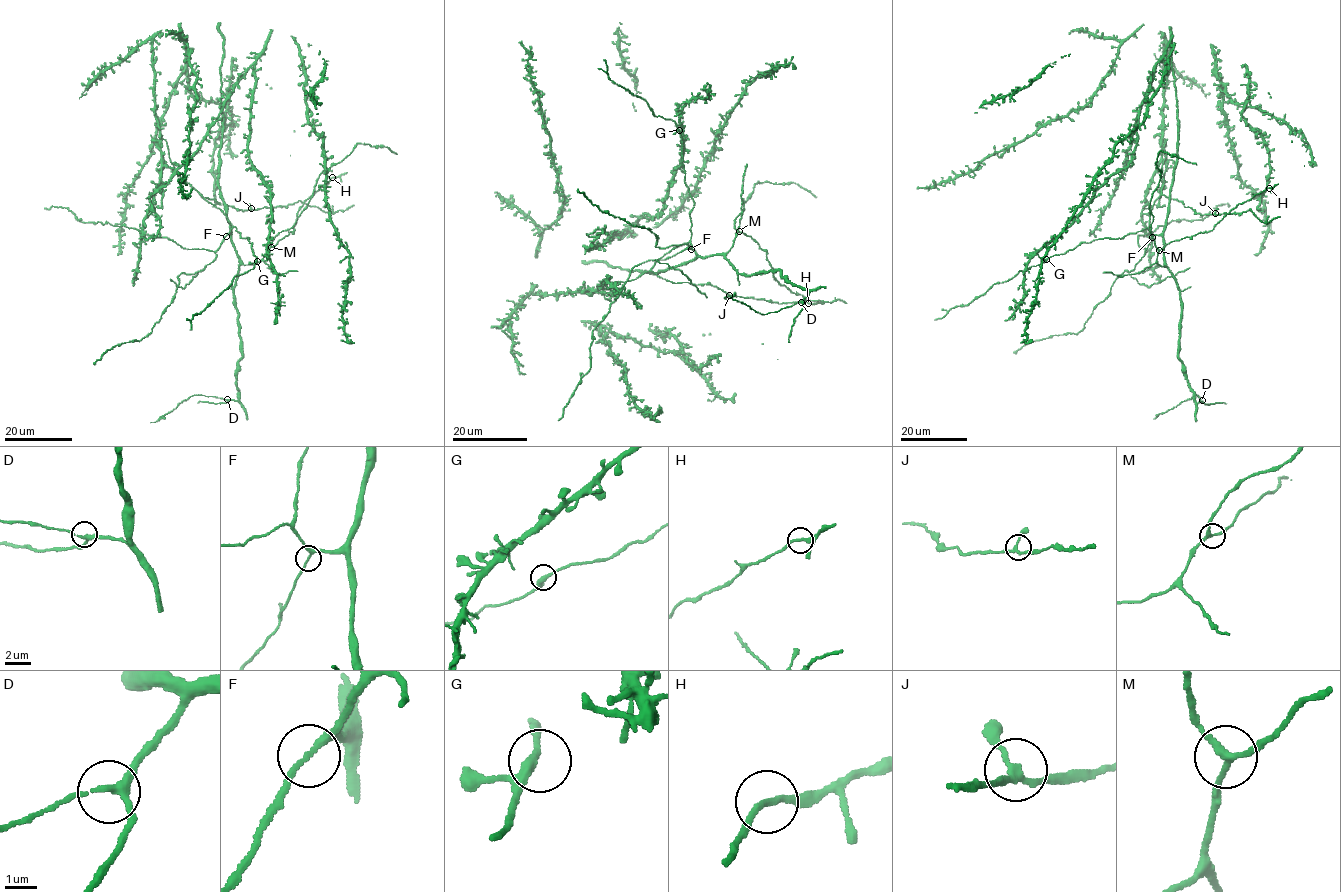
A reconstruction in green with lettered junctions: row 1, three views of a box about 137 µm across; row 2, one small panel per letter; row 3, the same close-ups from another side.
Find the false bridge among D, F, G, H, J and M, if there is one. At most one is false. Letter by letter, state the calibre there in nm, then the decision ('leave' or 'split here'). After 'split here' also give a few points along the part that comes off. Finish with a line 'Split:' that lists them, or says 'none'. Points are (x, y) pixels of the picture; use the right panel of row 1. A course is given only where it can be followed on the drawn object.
D: 240 nm thick; leave
F: 160 nm thick; leave
G: 240 nm thick; leave
H: 190 nm thick; leave
J: 190 nm thick; leave
M: 200 nm thick; leave
Split: none

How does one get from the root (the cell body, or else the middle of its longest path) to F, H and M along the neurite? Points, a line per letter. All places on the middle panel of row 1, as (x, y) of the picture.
F: (685, 173), (685, 185), (694, 201), (689, 215), (691, 249)
H: (685, 173), (694, 201), (694, 251), (700, 256), (722, 255), (742, 232), (765, 249), (776, 280), (808, 303)
M: (685, 173), (685, 185), (694, 201), (689, 215), (694, 251), (700, 256), (722, 255), (732, 246), (739, 231)

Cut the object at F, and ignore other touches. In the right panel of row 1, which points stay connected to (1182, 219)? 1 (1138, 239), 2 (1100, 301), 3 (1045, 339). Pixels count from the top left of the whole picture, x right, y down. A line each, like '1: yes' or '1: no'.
1: yes
2: yes
3: yes

